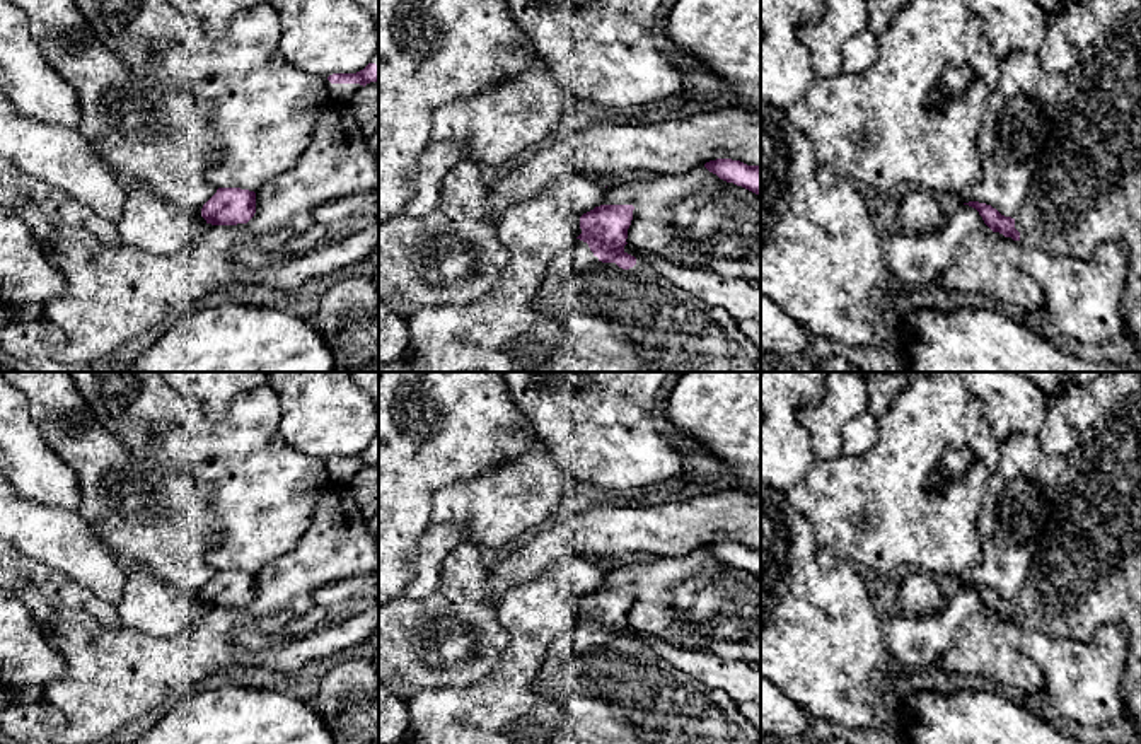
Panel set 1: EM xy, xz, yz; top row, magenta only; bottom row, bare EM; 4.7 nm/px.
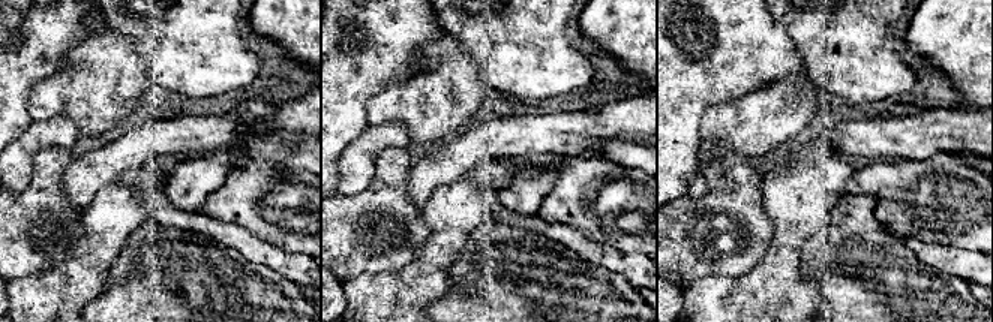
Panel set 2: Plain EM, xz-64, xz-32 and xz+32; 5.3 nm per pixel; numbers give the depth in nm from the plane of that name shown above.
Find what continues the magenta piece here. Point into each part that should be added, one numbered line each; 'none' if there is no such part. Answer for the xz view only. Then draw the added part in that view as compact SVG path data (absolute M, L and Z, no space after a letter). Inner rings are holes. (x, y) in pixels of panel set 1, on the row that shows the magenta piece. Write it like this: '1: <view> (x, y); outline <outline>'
1: xz (613, 319); outline M580 239L547 264L534 304L563 329L563 338L536 363L536 372L761 372L761 350L725 309L674 287L643 261L629 270L602 263Z

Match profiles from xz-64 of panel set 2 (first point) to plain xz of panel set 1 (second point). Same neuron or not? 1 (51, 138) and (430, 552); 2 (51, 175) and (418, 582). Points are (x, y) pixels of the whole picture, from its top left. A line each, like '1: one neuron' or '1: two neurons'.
1: one neuron
2: two neurons

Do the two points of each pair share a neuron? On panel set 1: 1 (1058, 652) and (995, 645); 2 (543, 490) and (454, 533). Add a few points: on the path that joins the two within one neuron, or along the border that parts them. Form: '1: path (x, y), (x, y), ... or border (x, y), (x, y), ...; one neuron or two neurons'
1: border (1020, 628), (1019, 649), (1044, 680); two neurons
2: border (430, 523), (459, 523), (468, 531), (469, 540); two neurons

